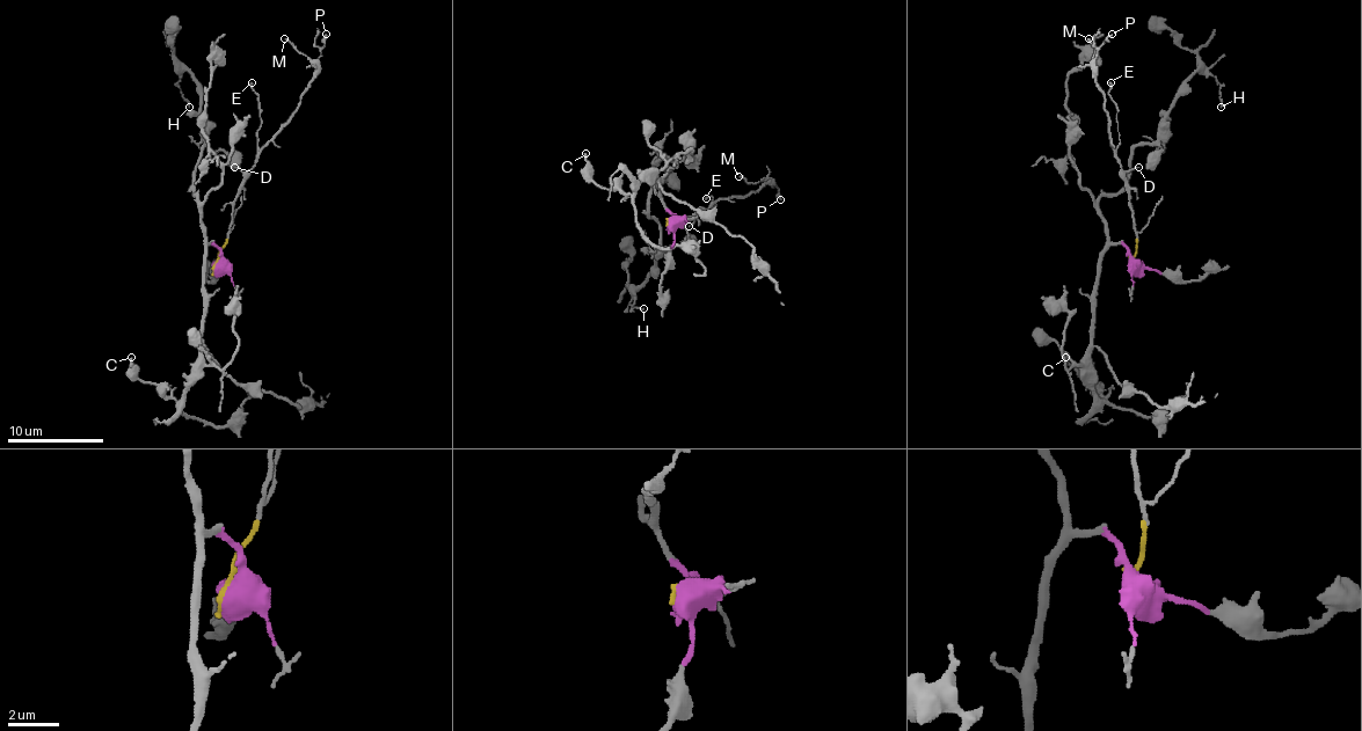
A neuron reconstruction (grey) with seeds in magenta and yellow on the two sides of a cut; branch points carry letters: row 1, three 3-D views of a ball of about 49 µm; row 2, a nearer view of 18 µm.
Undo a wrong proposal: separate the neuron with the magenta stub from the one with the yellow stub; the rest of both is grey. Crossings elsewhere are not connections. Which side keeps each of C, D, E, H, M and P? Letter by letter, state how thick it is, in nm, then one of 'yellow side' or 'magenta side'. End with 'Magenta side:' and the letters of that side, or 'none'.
C: 170 nm | magenta side
D: 120 nm | yellow side
E: 130 nm | yellow side
H: 140 nm | magenta side
M: 150 nm | yellow side
P: 170 nm | yellow side
Magenta side: C, H

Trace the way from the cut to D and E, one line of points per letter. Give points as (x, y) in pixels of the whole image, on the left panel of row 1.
D: (215, 265), (244, 180), (234, 168)
E: (215, 265), (226, 240), (244, 175), (255, 162), (257, 153), (260, 103), (250, 81)

